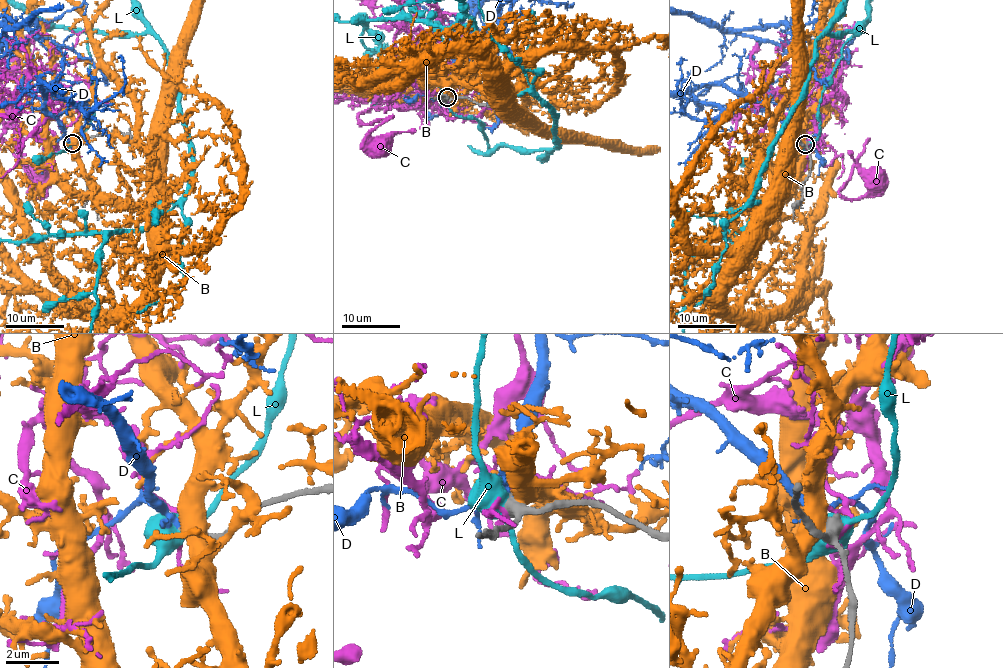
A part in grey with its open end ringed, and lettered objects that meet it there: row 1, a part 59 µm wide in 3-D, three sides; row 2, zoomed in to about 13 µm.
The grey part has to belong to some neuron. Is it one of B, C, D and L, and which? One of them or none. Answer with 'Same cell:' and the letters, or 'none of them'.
Same cell: D

